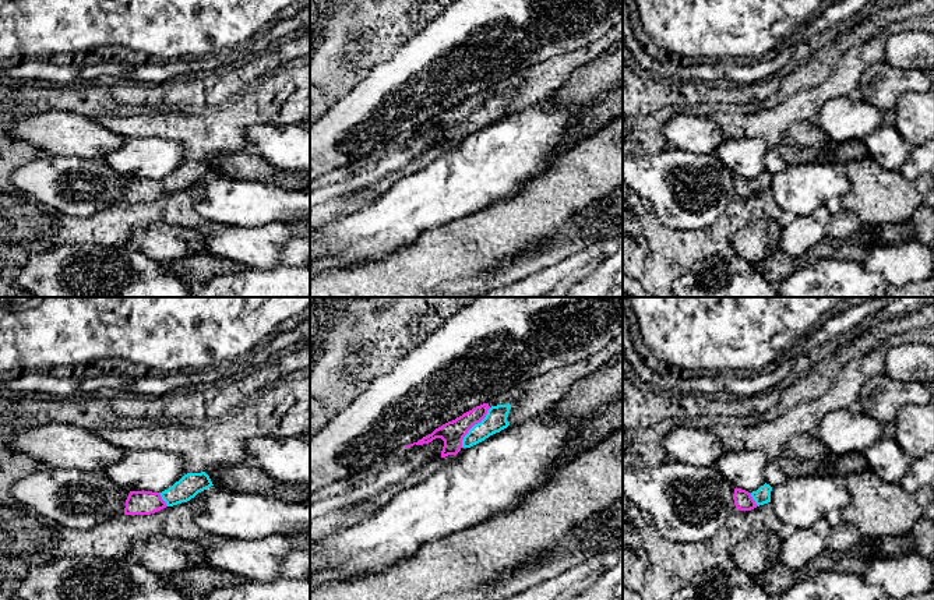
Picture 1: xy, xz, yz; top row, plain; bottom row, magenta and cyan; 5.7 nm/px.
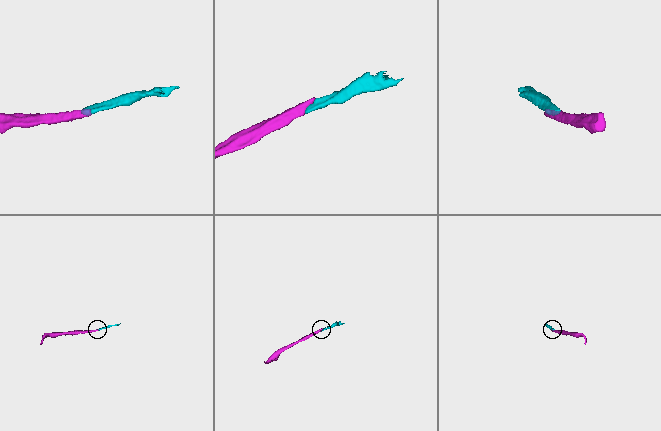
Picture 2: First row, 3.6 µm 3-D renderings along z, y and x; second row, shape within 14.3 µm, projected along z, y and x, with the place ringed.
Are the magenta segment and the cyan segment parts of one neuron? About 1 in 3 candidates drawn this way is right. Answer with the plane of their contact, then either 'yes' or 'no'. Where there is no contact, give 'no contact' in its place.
contact in xz; yes

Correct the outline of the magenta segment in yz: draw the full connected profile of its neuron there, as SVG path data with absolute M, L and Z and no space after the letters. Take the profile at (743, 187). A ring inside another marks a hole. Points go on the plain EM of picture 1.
M766 170L753 180L741 176L734 176L733 187L736 197L751 198L759 193L771 190L771 179L772 174Z

